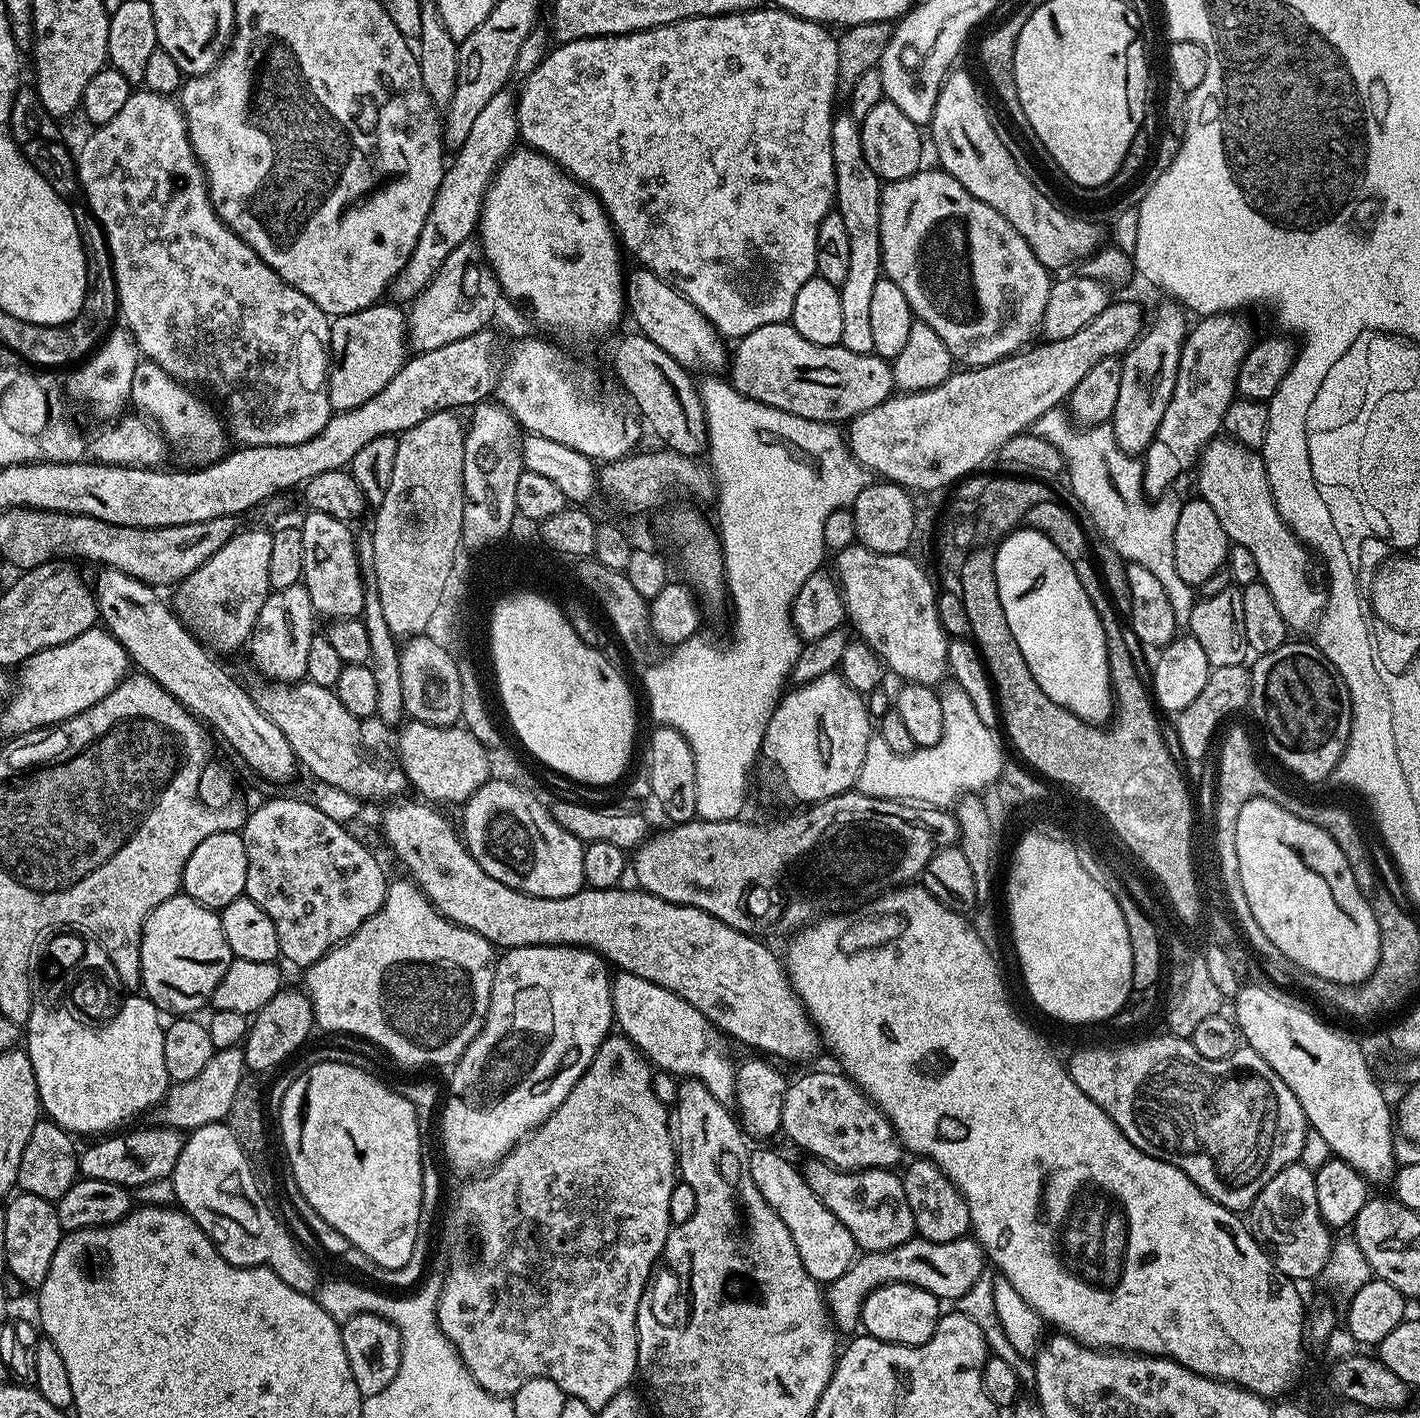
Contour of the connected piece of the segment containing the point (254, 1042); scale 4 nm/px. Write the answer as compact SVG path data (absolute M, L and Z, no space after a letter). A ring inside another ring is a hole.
M285 987L260 1012L251 1017L248 1035L243 1042L244 1066L249 1073L268 1072L276 1068L287 1056L292 1056L308 1040L308 1035L314 1032L312 1019L312 1003L308 1001L303 991Z

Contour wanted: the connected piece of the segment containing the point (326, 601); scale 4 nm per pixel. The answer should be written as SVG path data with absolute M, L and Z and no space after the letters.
M309 511L304 524L299 525L302 534L302 583L310 594L317 617L351 620L364 610L364 578L360 574L360 559L356 557L356 540L345 521L330 514Z

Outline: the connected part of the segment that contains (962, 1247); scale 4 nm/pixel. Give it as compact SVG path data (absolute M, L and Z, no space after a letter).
M913 1238L902 1246L894 1246L885 1252L866 1252L853 1260L852 1267L848 1269L846 1274L842 1274L842 1278L838 1278L827 1285L826 1307L837 1329L841 1333L852 1334L857 1331L860 1324L862 1306L866 1302L866 1298L876 1288L881 1288L883 1284L913 1284L930 1294L934 1294L936 1299L941 1302L960 1300L979 1282L980 1275L984 1272L984 1264L986 1265L984 1247L974 1238L965 1238L954 1242L930 1242L929 1240Z

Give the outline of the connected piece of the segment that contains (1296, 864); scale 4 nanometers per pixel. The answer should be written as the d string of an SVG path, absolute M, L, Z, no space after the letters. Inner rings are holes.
M1256 796L1248 800L1238 814L1236 849L1242 894L1250 904L1250 914L1262 928L1262 934L1266 934L1266 938L1270 938L1270 942L1274 942L1290 962L1296 963L1303 971L1334 983L1363 984L1370 978L1379 960L1378 922L1370 902L1354 878L1354 870L1346 854L1338 842L1330 838L1324 825L1298 818L1296 812L1286 810L1278 802Z

